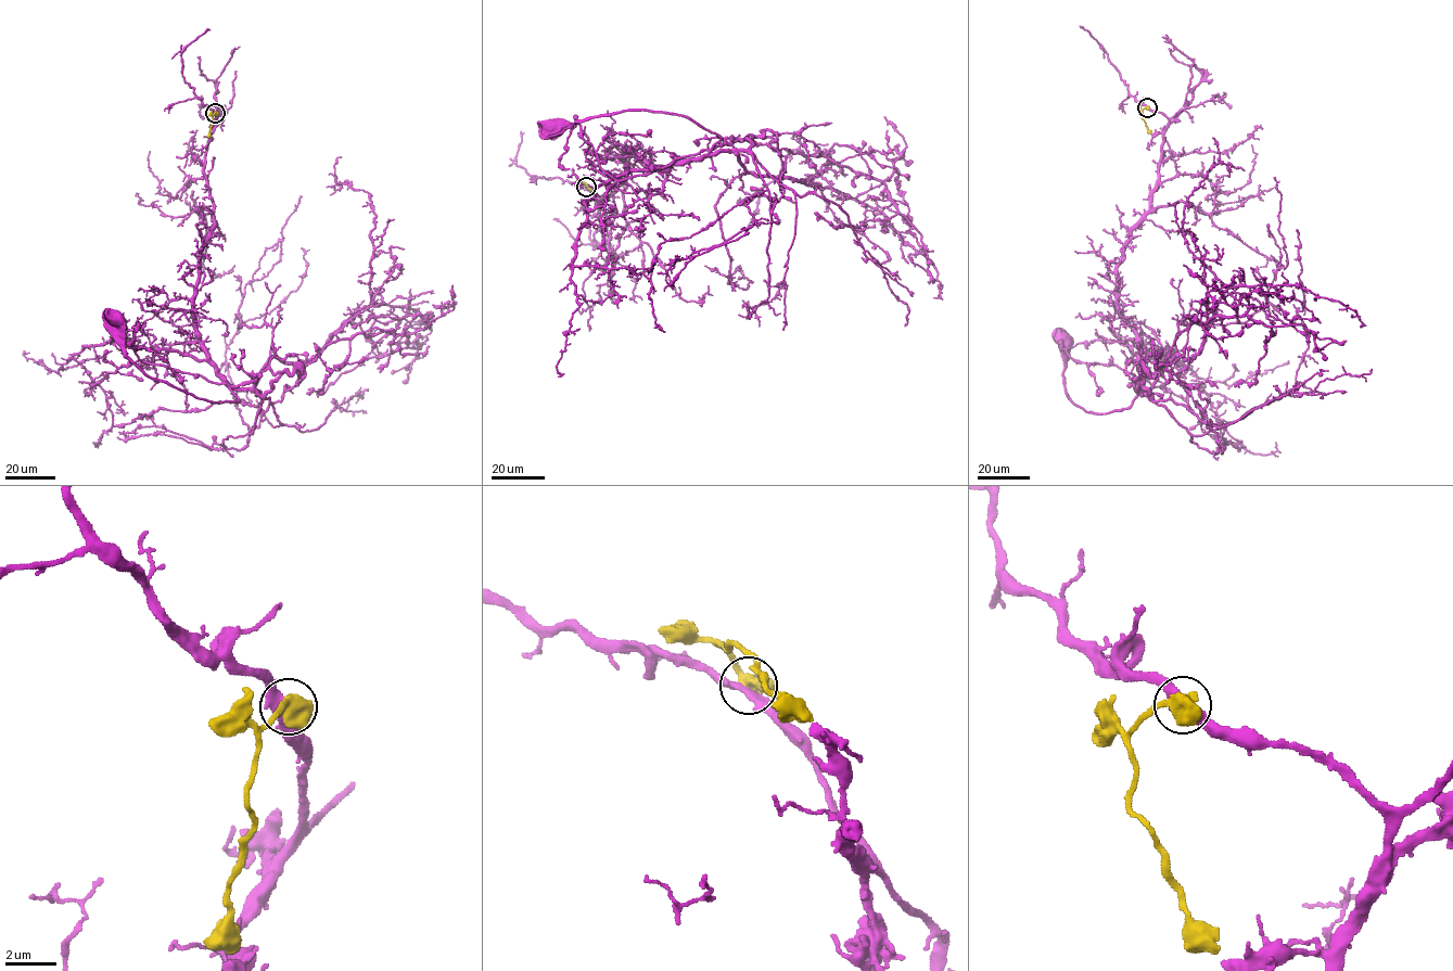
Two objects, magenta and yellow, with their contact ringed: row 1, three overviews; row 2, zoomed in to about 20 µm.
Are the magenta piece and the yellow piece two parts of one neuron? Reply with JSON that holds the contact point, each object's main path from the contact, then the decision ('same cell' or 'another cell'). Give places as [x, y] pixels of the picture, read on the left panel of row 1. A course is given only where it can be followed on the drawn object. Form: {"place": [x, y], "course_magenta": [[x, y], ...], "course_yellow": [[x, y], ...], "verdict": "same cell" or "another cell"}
{"place": [215, 113], "course_magenta": [[215, 113], [204, 170], [215, 222], [192, 314], [238, 400], [151, 378], [114, 320]], "course_yellow": [[215, 113], [209, 137]], "verdict": "another cell"}

